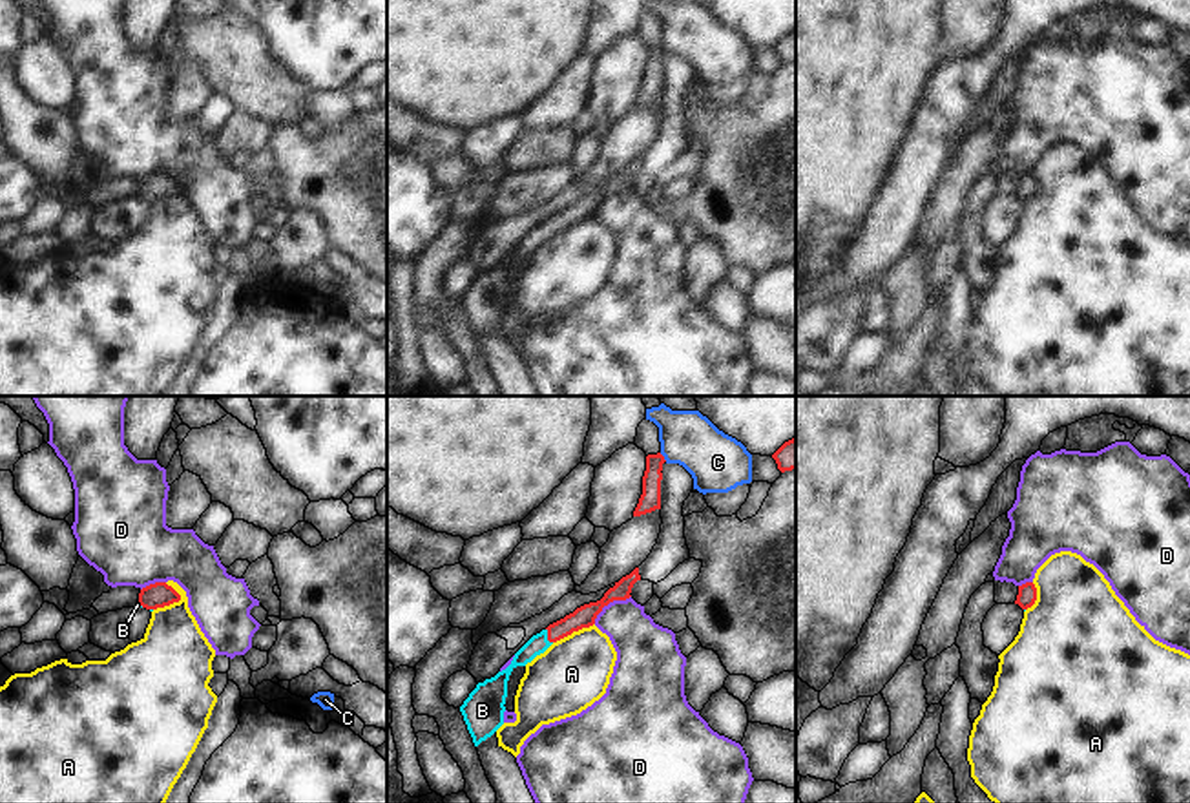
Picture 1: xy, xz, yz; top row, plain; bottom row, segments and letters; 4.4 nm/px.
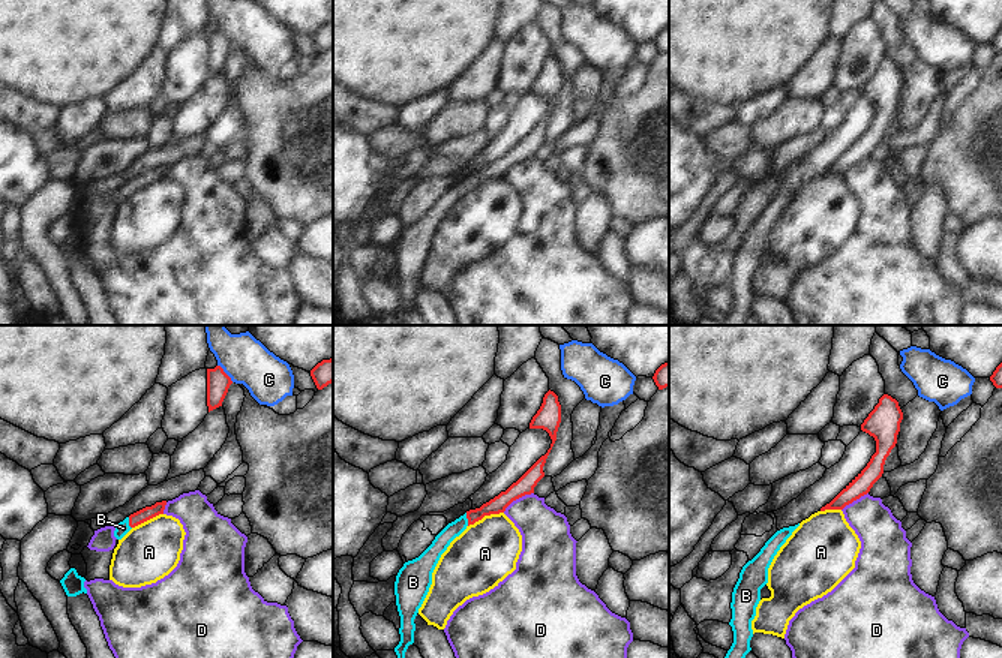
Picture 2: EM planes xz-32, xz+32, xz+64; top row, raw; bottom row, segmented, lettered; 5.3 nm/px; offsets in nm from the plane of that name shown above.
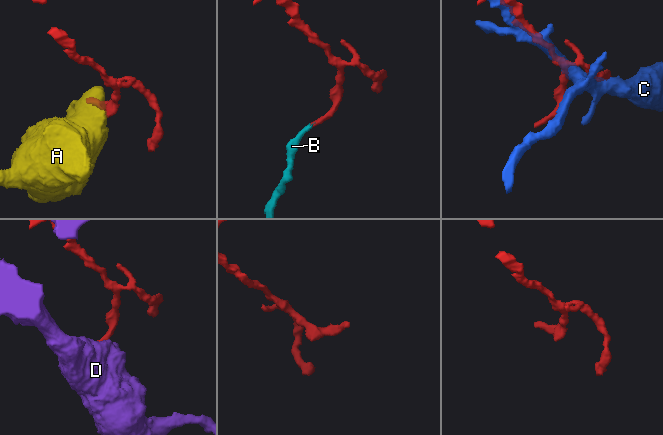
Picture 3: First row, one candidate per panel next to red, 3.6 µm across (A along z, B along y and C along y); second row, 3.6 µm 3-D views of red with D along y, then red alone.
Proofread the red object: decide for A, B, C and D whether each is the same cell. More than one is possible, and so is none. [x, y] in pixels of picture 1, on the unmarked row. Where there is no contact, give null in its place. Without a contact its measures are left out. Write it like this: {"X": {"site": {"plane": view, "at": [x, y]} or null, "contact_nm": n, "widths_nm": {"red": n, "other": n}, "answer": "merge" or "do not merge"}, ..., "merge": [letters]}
{"A": {"site": {"plane": "xy", "at": [168, 196]}, "contact_nm": 140, "widths_nm": {"red": 110, "other": 340}, "answer": "do not merge"}, "B": {"site": {"plane": "xz", "at": [548, 227]}, "contact_nm": 80, "widths_nm": {"red": 100, "other": 90}, "answer": "merge"}, "C": {"site": {"plane": "xz", "at": [663, 48]}, "contact_nm": 50, "widths_nm": {"red": 90, "other": 260}, "answer": "do not merge"}, "D": {"site": {"plane": "xz", "at": [608, 194]}, "contact_nm": 200, "widths_nm": {"red": 100, "other": 240}, "answer": "do not merge"}, "merge": ["B"]}

